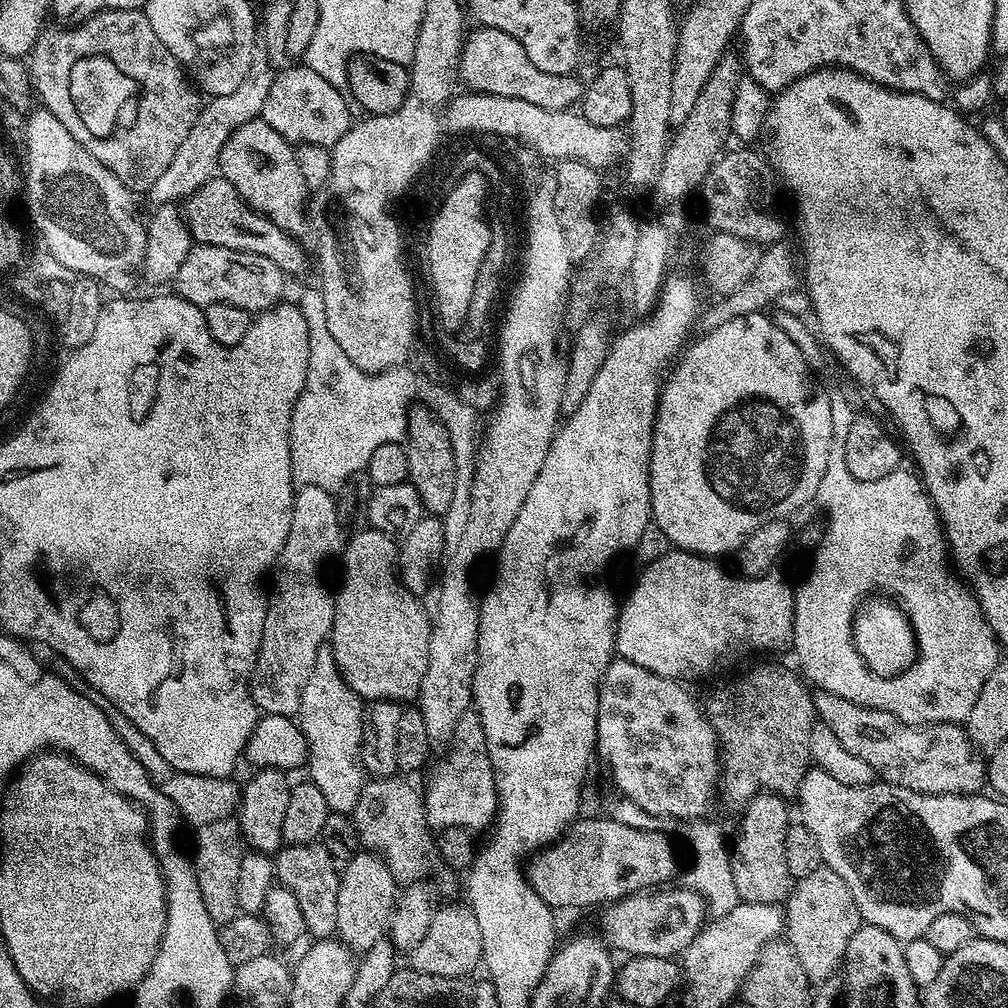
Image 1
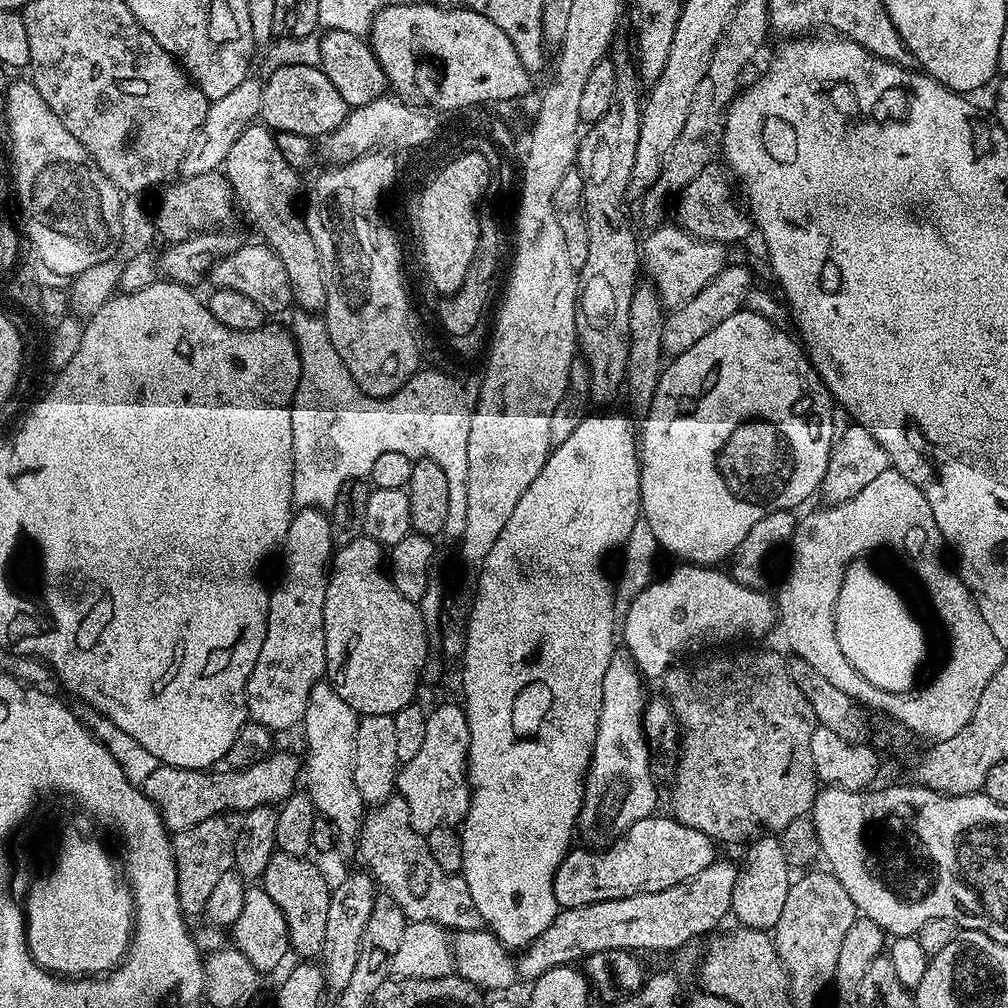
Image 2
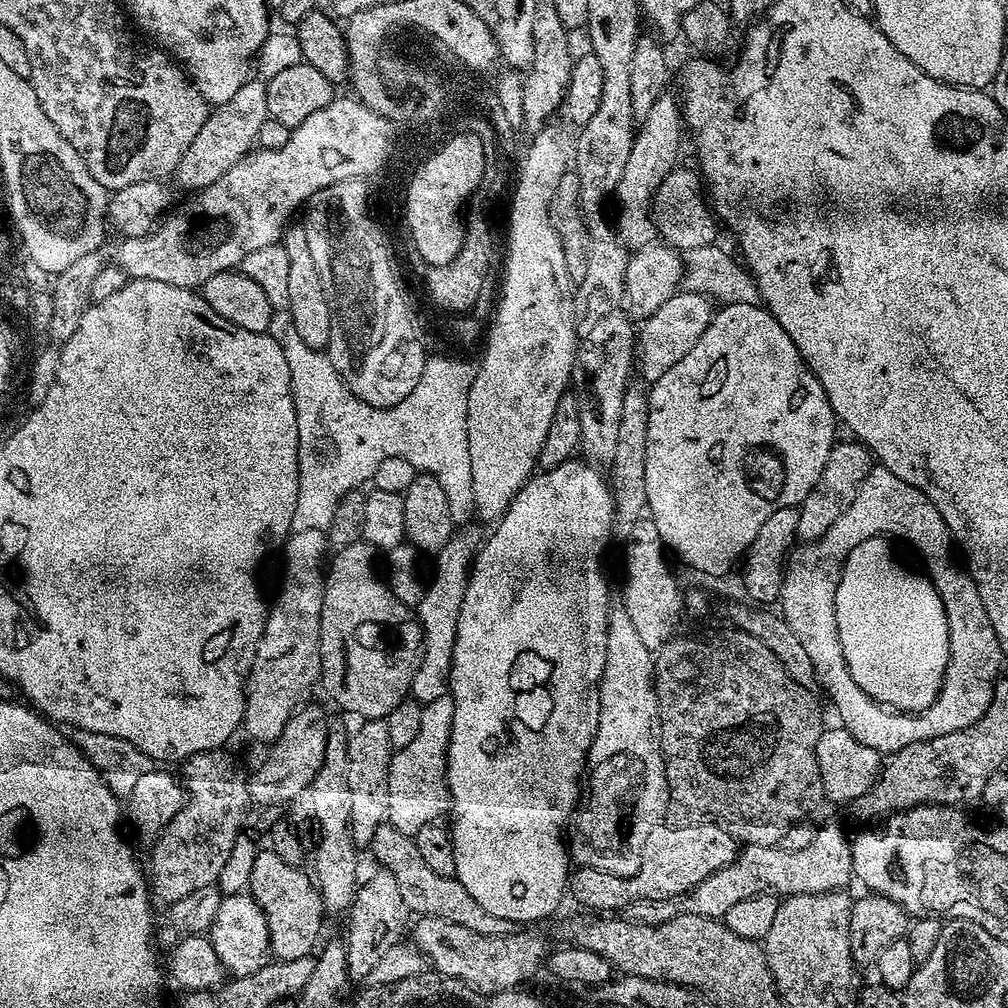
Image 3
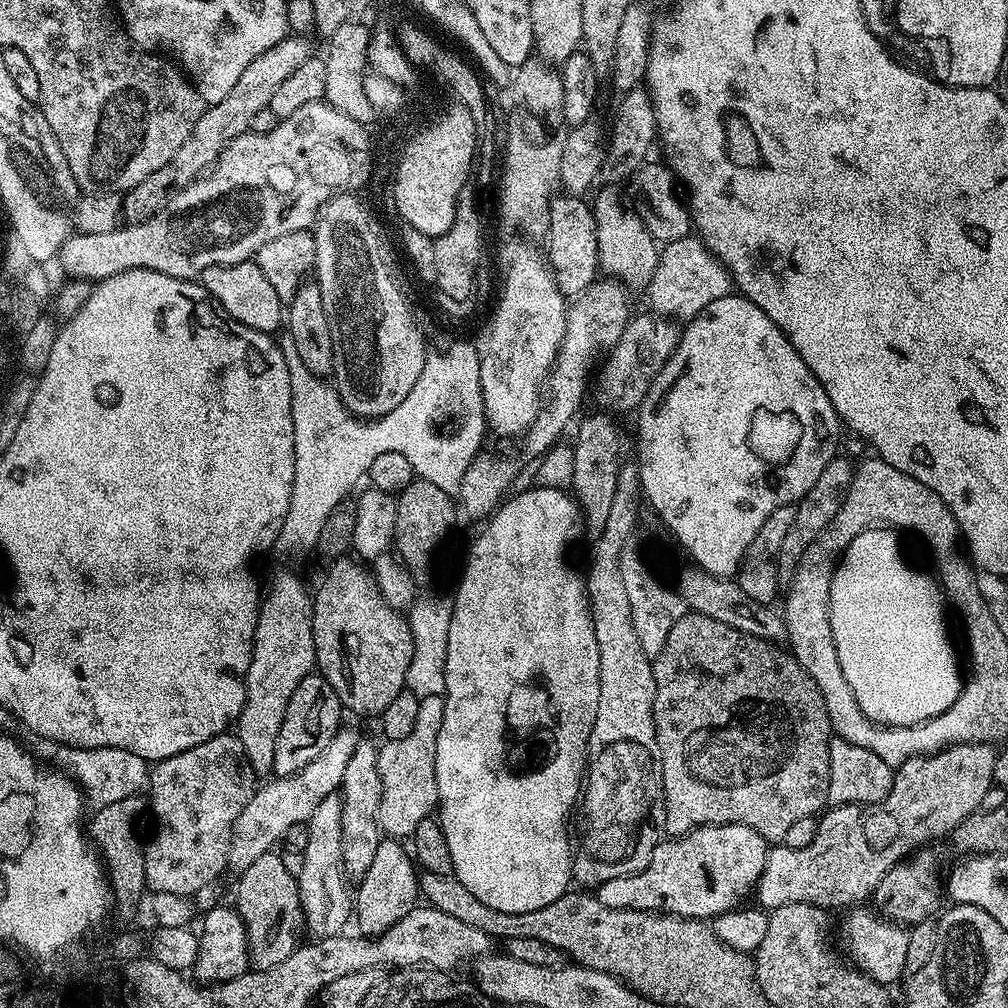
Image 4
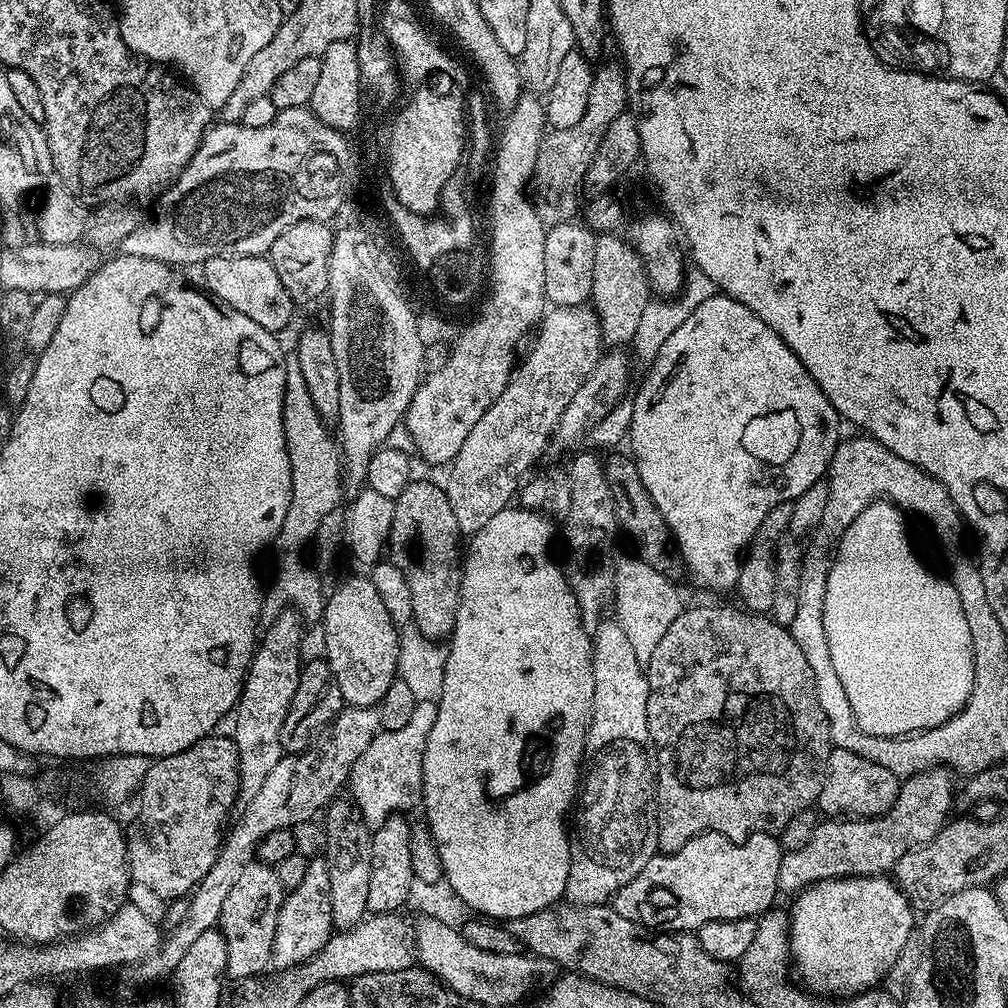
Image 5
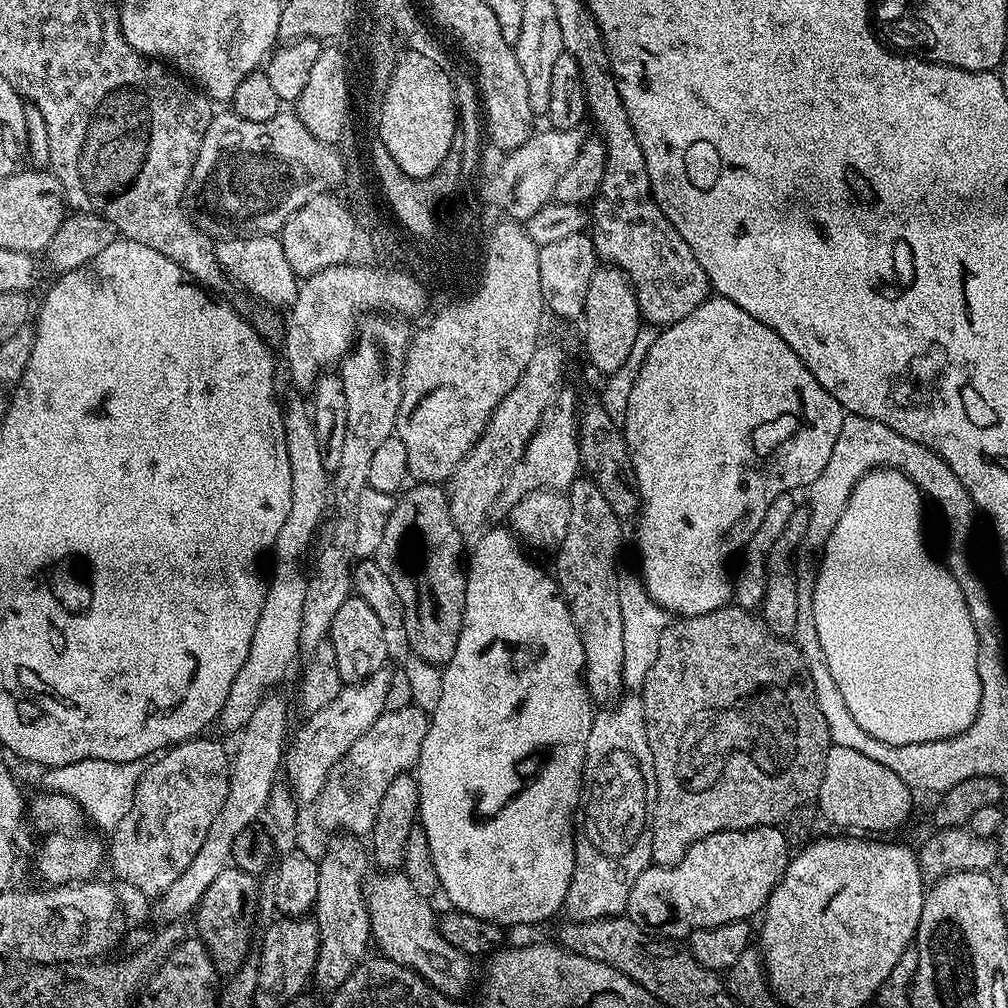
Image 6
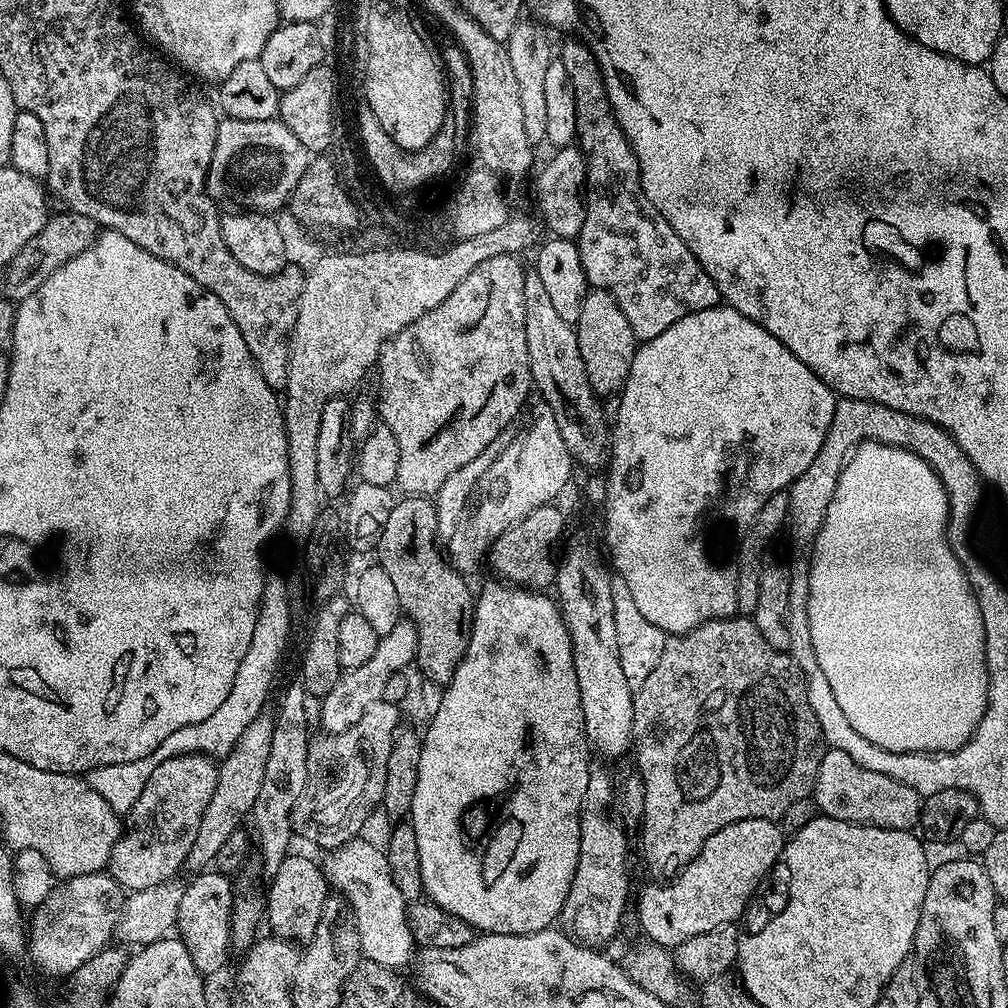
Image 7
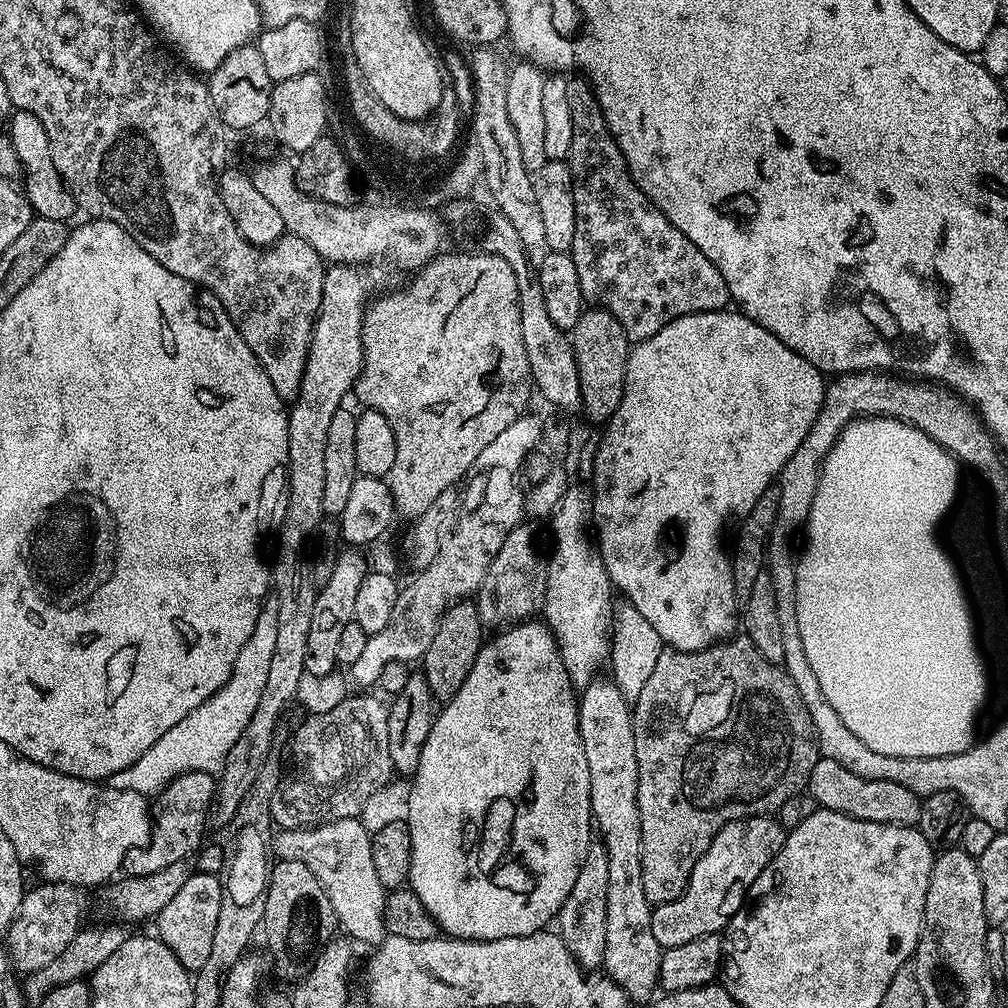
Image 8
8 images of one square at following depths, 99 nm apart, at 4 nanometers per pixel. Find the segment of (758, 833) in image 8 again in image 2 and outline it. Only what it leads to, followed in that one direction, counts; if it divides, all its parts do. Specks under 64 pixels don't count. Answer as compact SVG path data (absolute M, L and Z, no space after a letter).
M653 814L634 822L630 830L618 837L613 844L603 850L593 850L588 846L573 847L562 858L558 870L554 874L554 898L560 908L581 908L594 902L606 902L618 898L630 898L634 894L646 894L658 890L670 890L678 882L686 882L694 878L702 870L706 870L712 861L717 859L717 845L702 830L694 830L690 826L680 824L671 815Z

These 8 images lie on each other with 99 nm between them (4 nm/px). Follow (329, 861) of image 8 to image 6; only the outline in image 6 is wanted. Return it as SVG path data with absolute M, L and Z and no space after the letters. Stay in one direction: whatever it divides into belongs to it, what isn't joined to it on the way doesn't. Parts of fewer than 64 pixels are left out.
M384 870L366 880L368 917L372 927L371 939L385 952L391 963L401 964L417 972L425 982L438 989L444 996L463 997L472 980L473 961L464 952L459 952L446 938L442 938L438 927L438 916L425 897L410 886L403 871Z

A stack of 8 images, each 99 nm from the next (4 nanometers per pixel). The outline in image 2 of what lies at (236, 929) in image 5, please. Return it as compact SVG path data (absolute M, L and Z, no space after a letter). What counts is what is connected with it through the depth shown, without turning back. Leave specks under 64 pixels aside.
M276 850L270 858L262 877L262 887L266 890L266 894L270 894L270 898L274 898L278 910L282 910L282 918L286 918L288 943L291 951L293 953L297 952L300 955L297 957L300 958L319 957L322 942L326 938L326 914L330 910L330 898L332 897L327 878L320 873L319 866L311 864L310 861L311 859L303 856L291 856Z

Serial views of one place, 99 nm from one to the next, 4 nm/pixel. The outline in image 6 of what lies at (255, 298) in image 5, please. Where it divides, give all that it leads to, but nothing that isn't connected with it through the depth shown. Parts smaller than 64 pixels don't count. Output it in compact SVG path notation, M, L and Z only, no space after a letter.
M275 235L221 239L216 244L216 257L225 273L231 279L233 276L250 295L257 296L264 303L261 305L284 310L295 302L298 277L290 262L286 262L286 254Z

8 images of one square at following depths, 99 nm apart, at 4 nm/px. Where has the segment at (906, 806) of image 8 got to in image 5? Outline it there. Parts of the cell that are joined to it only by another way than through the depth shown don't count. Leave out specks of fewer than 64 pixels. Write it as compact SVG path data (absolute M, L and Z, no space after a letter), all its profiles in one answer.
M833 747L826 766L826 778L822 786L818 808L828 818L880 816L894 806L900 793L901 783L901 777L890 774L886 766L878 766L878 762L870 762L870 758L850 754L850 750Z

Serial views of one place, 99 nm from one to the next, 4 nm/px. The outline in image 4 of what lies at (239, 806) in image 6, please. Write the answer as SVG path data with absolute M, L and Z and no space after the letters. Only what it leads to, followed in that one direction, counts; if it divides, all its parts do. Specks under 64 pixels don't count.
M280 572L272 580L272 585L267 585L266 591L263 593L260 602L260 613L258 614L258 626L254 630L254 642L252 643L252 661L248 667L246 677L246 687L244 689L244 708L240 712L240 718L234 725L235 735L239 736L242 742L242 750L246 750L246 758L252 764L253 772L257 774L266 774L272 772L272 763L274 762L274 742L278 742L278 730L282 730L282 718L286 714L286 702L290 702L290 694L294 694L294 690L298 690L298 682L302 682L302 678L306 678L313 671L316 663L316 651L314 650L314 634L312 633L312 602L314 596L308 588L295 576L292 572Z

